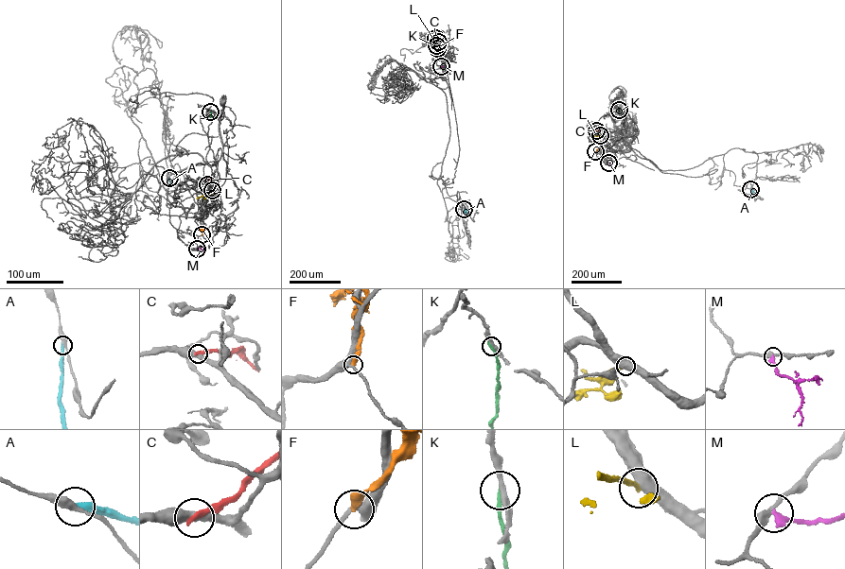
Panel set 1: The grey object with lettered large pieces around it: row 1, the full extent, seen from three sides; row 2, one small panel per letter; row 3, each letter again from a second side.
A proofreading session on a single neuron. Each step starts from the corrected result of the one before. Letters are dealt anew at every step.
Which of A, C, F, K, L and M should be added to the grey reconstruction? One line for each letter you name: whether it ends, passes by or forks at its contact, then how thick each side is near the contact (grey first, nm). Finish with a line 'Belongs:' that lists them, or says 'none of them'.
Belongs: none of them

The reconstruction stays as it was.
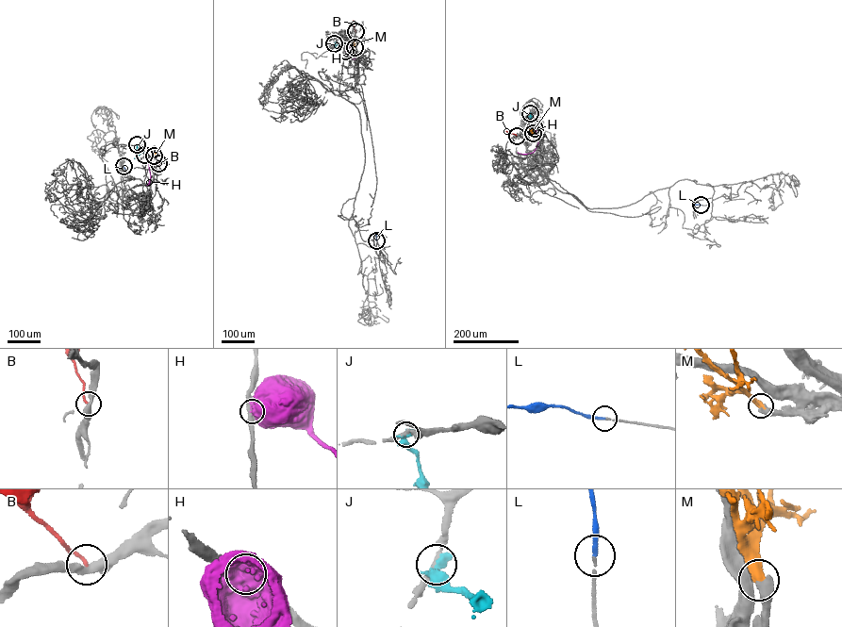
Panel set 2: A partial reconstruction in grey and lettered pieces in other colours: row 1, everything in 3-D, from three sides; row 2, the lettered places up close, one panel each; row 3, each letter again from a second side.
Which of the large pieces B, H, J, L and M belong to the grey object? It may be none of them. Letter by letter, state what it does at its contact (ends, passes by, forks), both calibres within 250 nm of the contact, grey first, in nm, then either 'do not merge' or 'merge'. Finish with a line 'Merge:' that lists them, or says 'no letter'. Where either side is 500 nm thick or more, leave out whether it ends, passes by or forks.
B: it ends there; 400 nm thick on the grey side, 150 nm on the other; do not merge
H: 400 nm thick on the grey side, 1000 nm on the other; do not merge
J: 240 nm thick on the grey side, 550 nm on the other; do not merge
L: it ends there; 110 nm thick on the grey side, 220 nm on the other; merge
M: it ends there; 460 nm thick on the grey side, 400 nm on the other; merge
Merge: L, M

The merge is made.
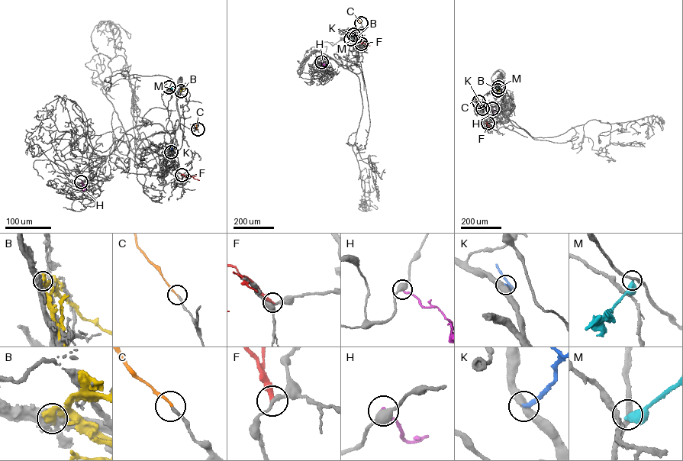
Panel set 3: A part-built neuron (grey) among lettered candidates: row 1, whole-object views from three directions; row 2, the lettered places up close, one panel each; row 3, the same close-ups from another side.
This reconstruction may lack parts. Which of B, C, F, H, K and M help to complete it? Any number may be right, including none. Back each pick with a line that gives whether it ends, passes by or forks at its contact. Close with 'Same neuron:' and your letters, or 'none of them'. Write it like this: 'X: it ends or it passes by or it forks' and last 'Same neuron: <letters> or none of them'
C: it ends
Same neuron: C

